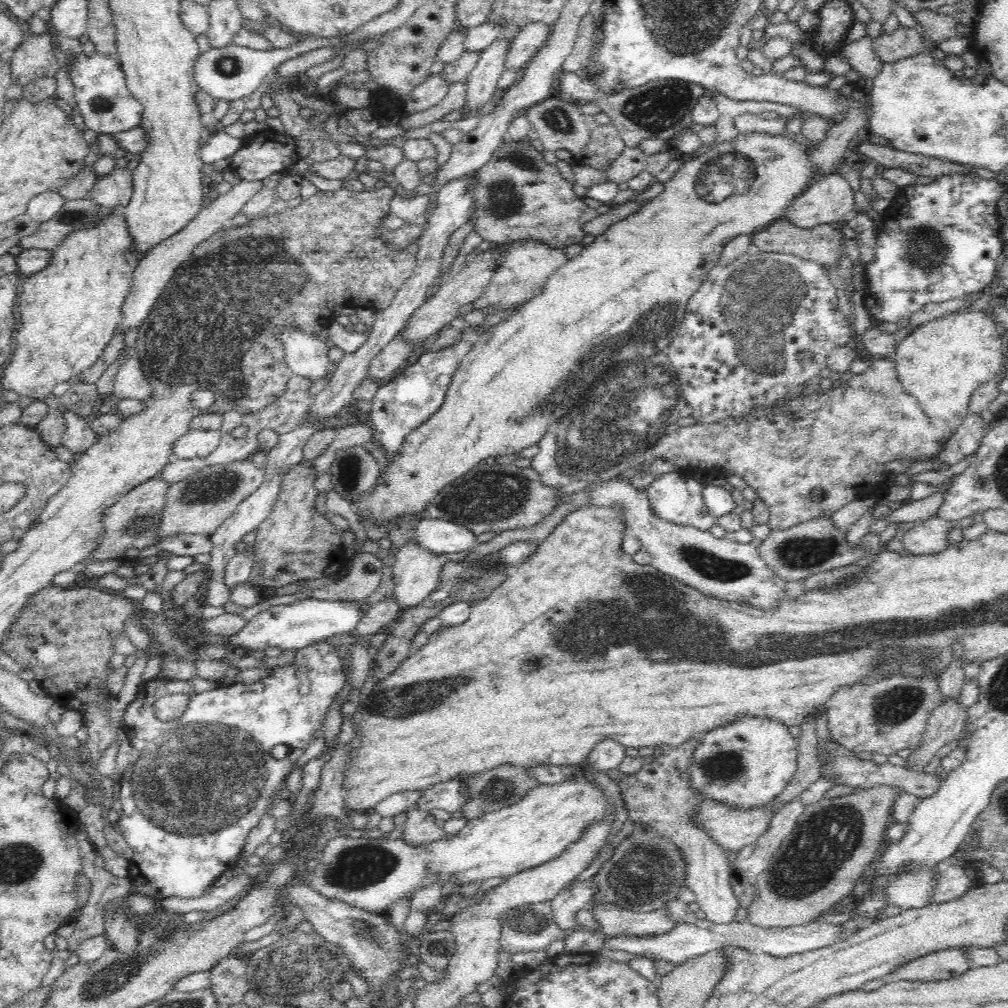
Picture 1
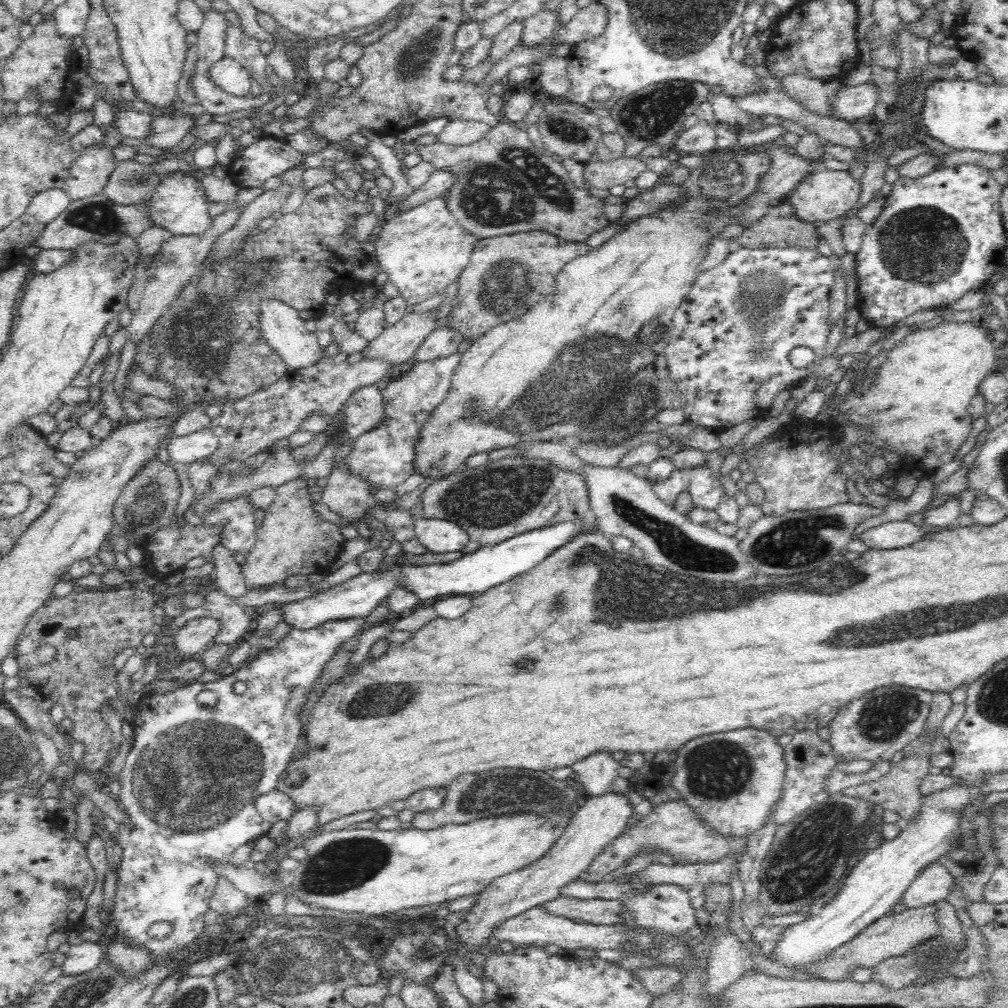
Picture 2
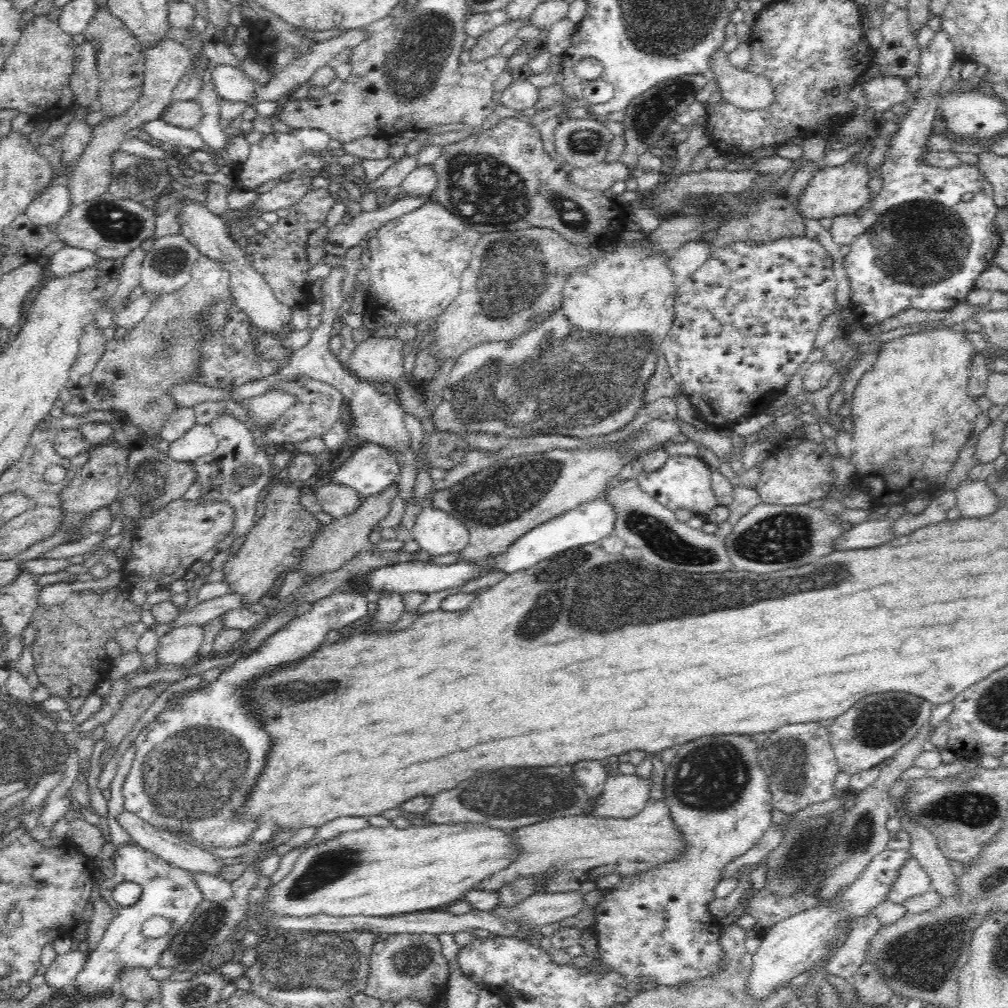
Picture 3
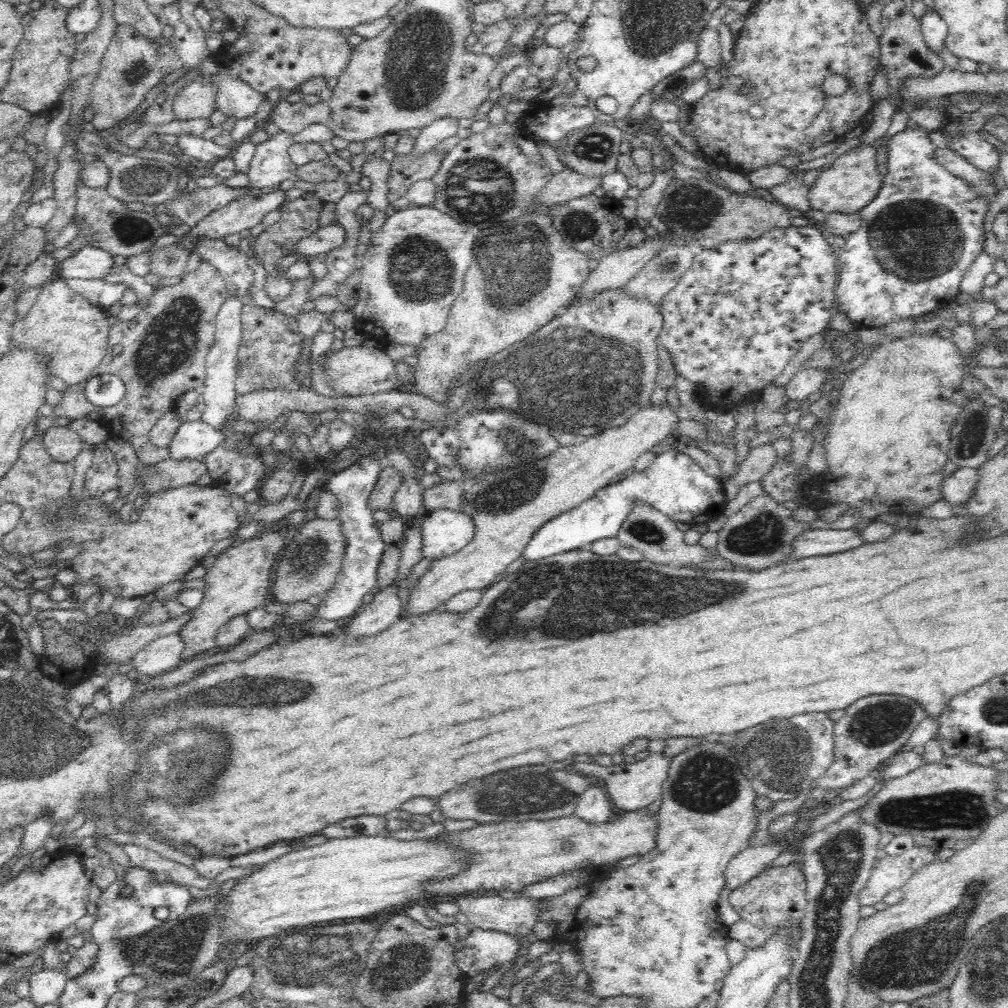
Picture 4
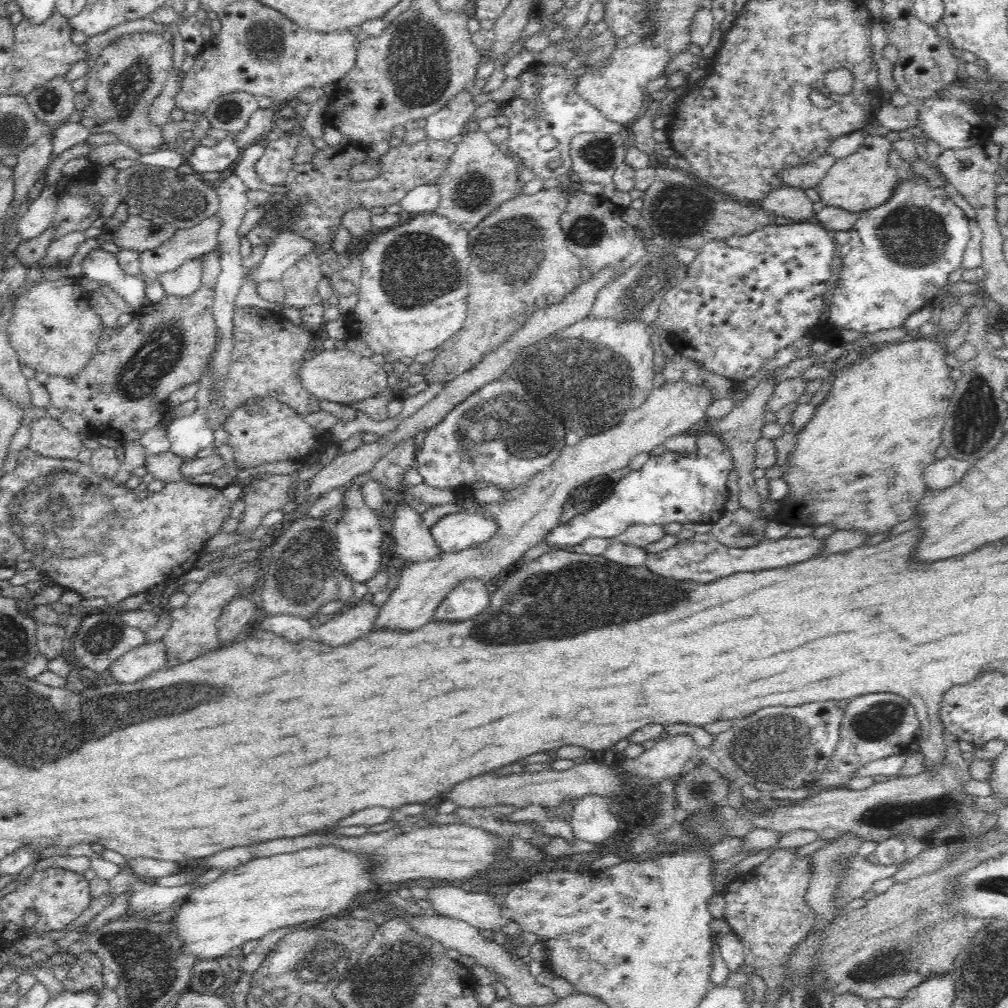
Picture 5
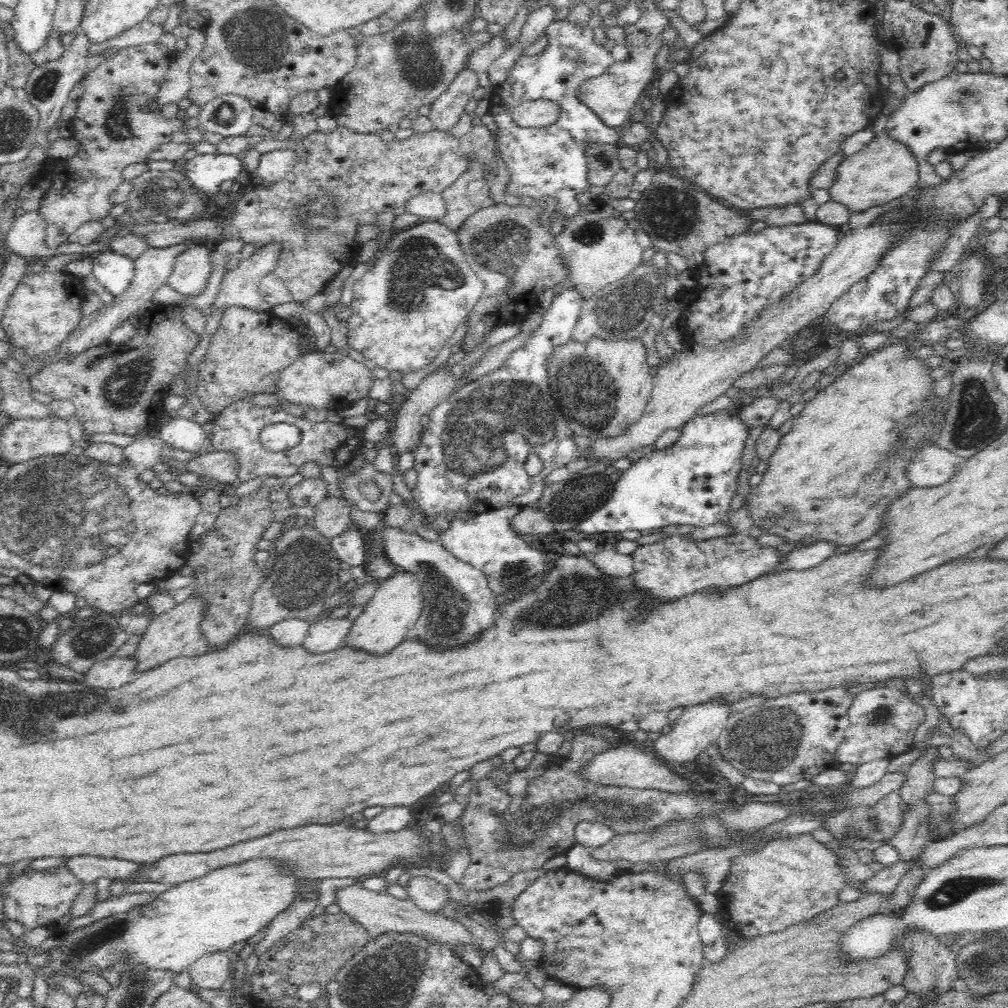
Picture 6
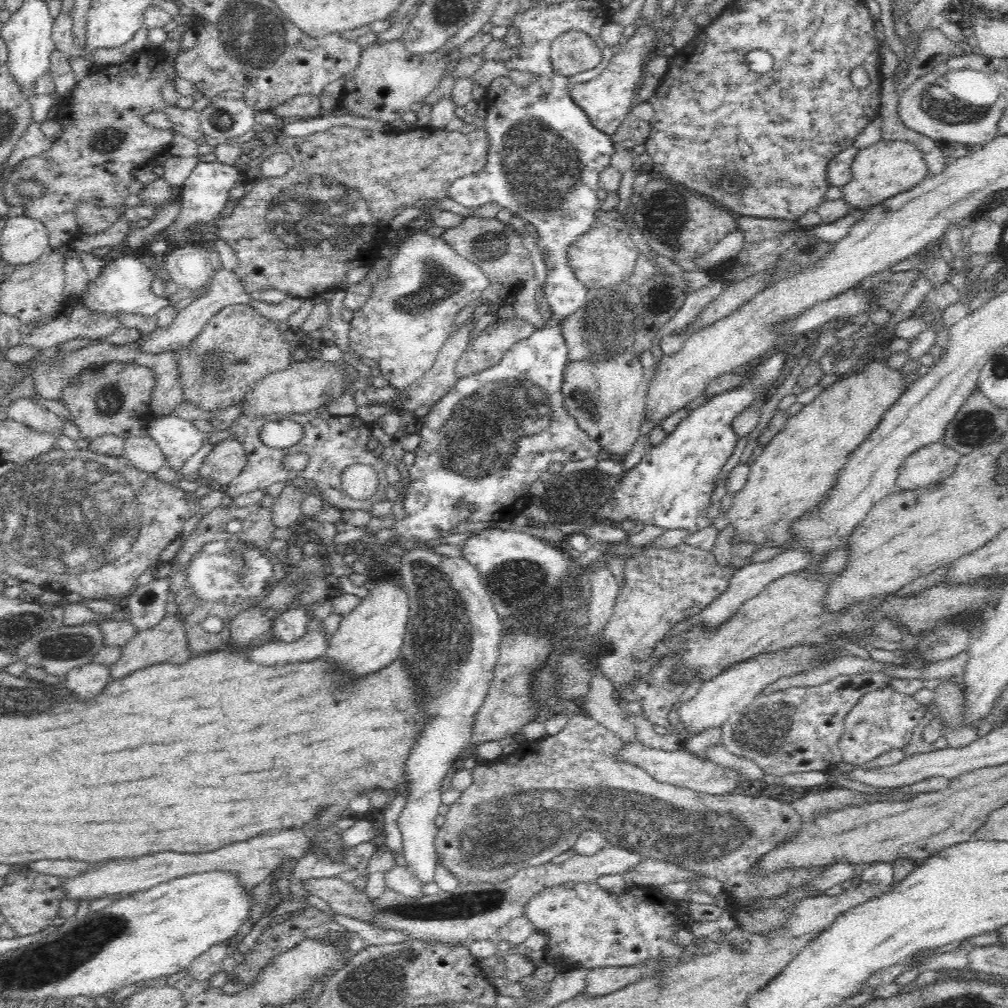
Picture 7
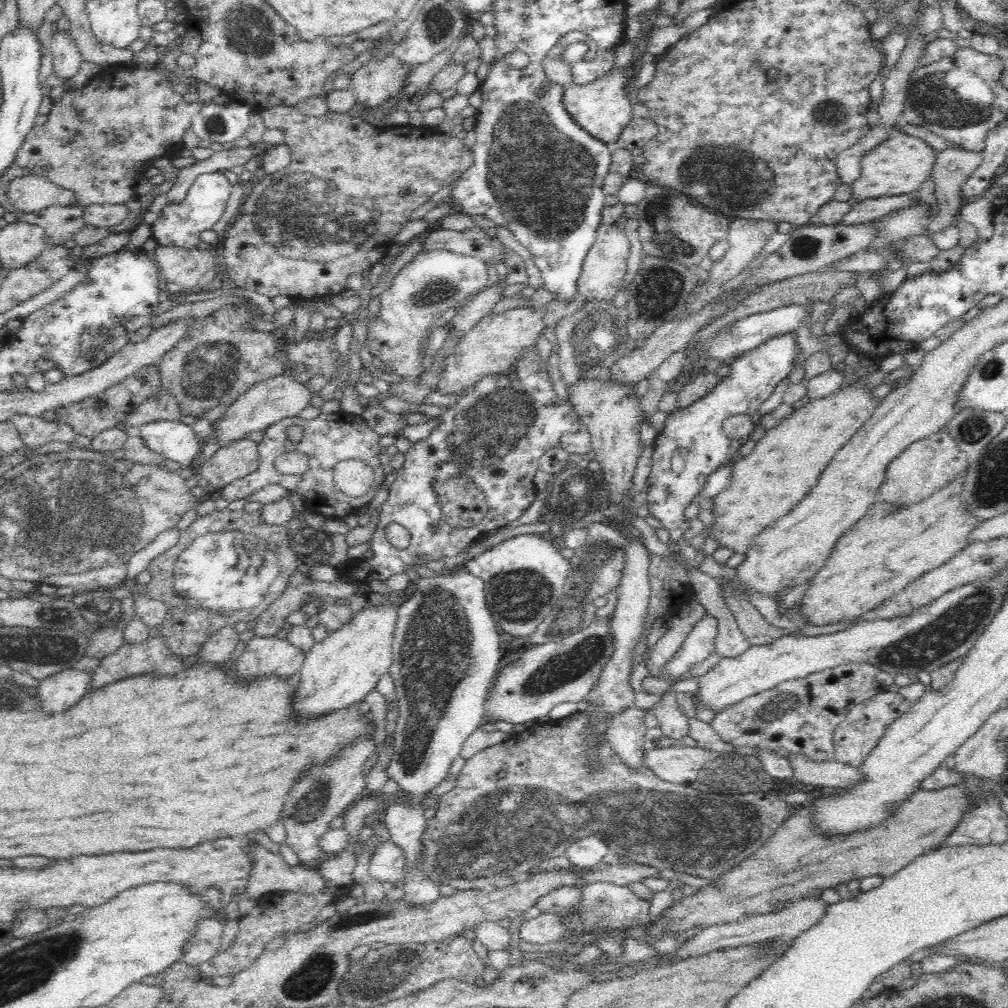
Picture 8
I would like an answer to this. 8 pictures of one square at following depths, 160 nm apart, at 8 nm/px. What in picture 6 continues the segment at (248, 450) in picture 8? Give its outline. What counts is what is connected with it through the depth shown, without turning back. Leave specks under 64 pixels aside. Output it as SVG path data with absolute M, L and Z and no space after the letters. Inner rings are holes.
M206 449L206 453L186 464L186 470L217 480L222 485L232 483L239 473L238 461L232 452Z

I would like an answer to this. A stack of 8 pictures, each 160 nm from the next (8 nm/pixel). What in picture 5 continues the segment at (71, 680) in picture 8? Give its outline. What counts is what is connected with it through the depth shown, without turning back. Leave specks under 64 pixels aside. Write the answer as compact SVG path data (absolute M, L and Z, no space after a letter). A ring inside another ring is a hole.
M161 640L144 643L120 656L109 666L110 681L134 684L157 670L167 668L165 644Z

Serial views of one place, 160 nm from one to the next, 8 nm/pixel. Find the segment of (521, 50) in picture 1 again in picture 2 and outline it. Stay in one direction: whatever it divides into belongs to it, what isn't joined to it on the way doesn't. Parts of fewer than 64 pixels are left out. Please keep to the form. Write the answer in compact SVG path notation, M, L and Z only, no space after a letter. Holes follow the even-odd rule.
M542 9L530 18L524 20L522 32L522 45L533 47L549 41L555 34L558 26L556 11Z

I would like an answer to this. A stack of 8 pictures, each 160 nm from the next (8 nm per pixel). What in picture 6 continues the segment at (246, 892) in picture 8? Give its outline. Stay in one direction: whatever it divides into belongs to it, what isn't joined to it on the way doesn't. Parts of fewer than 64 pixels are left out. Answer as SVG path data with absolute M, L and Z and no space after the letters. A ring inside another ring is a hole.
M354 882L345 888L340 888L335 892L335 903L341 908L341 912L349 915L354 921L360 923L366 931L370 939L376 936L387 934L388 932L408 933L418 935L428 939L434 944L465 944L472 943L476 948L481 949L482 958L485 957L486 950L481 948L479 944L475 944L472 933L468 931L462 924L444 918L439 914L430 913L415 905L413 900L398 899L386 893L379 893L363 887L361 884Z

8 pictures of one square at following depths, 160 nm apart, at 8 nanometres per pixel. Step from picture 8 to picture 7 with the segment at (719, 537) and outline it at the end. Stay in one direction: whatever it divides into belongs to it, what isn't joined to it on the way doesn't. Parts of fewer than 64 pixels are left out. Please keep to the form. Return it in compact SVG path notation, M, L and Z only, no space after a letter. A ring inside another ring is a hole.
M880 356L880 360L876 357L863 372L824 388L810 404L804 405L798 414L791 416L783 430L753 460L745 485L733 497L727 516L729 524L735 528L736 540L744 544L757 544L760 549L789 543L793 539L789 531L792 521L805 512L814 511L824 500L836 482L837 472L845 465L852 451L870 436L889 406L909 387L904 385L905 377L901 370L888 367L884 356Z

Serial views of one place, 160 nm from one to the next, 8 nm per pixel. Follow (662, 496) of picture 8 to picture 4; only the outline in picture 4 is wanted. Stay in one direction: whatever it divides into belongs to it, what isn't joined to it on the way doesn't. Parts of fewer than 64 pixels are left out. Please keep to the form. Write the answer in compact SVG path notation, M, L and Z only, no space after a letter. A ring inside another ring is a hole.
M660 449L652 466L646 470L635 471L625 476L623 480L609 484L593 494L592 498L582 502L580 506L546 522L532 536L522 552L522 557L526 561L540 560L553 554L582 549L601 538L616 537L624 520L636 506L636 502L645 502L648 506L663 512L674 522L680 520L698 525L716 520L723 514L728 501L722 482L713 474L706 472L686 454L672 449Z

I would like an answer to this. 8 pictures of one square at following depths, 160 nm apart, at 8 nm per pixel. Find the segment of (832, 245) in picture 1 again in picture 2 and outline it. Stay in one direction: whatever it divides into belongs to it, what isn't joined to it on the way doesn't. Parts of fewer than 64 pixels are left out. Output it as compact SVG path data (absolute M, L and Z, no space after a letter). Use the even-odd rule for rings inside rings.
M785 199L776 202L766 214L745 225L735 240L737 246L750 247L808 247L818 245L817 226L798 219L794 207Z

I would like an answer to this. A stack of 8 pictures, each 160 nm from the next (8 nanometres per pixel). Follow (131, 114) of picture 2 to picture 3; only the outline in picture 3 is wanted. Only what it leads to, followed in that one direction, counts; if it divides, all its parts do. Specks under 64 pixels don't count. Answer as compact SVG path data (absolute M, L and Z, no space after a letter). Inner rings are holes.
M161 118L146 122L140 128L146 134L150 134L152 138L160 140L160 142L166 142L171 146L184 146L184 148L191 148L194 151L207 150L204 139L202 139L196 128L180 128L164 122Z

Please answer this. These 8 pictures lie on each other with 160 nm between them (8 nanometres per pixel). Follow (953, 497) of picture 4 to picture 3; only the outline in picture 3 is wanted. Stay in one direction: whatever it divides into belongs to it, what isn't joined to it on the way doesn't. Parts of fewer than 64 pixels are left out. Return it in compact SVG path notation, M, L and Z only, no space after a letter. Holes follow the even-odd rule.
M966 479L954 491L957 507L964 517L982 518L992 514L1000 507L988 480L970 481Z

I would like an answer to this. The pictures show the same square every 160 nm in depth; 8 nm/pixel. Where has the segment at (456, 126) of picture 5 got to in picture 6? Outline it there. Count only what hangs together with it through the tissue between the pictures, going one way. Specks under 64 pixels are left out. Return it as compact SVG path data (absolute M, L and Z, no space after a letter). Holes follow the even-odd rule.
M465 68L450 83L446 92L438 98L429 112L429 119L436 130L450 131L460 120L464 110L473 98L473 92L478 88L476 72Z

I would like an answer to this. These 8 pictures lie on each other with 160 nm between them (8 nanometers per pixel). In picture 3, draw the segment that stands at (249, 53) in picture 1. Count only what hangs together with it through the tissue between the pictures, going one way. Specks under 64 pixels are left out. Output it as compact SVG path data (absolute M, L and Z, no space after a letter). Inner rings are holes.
M218 65L211 70L212 80L220 99L232 103L255 102L254 81L238 66Z

